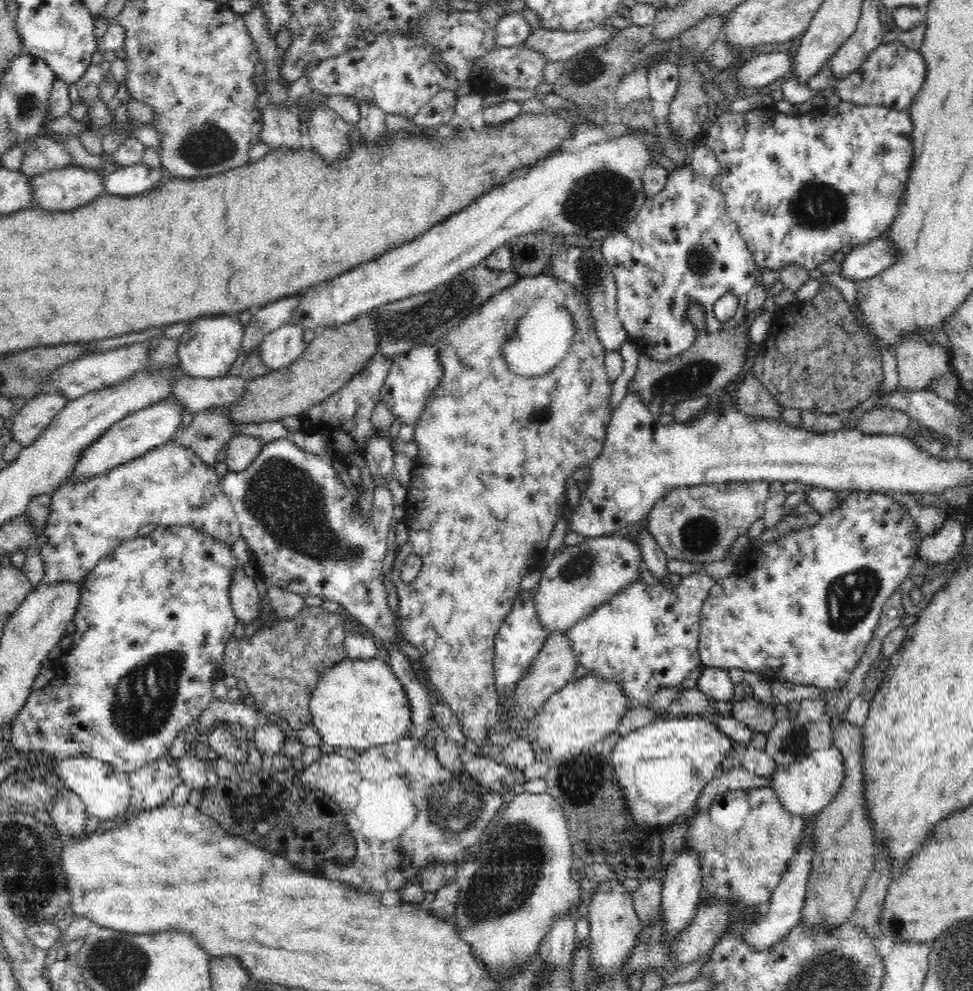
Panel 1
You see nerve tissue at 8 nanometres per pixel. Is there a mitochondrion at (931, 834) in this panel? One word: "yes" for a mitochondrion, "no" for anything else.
no

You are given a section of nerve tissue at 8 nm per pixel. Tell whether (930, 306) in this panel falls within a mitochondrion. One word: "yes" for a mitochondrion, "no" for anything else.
no

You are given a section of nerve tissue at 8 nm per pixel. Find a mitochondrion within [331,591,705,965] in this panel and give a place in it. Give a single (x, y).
(512, 870)

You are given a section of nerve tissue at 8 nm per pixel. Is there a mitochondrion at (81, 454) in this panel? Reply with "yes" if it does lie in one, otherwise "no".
no

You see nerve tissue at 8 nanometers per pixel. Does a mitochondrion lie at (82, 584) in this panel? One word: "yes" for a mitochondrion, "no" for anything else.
no

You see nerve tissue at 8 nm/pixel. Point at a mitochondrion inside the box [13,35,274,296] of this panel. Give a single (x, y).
(208, 145)

